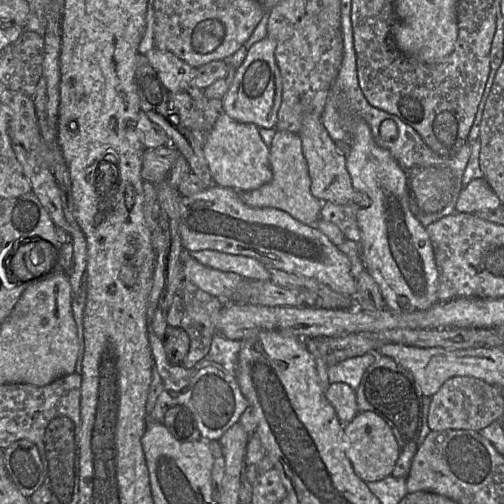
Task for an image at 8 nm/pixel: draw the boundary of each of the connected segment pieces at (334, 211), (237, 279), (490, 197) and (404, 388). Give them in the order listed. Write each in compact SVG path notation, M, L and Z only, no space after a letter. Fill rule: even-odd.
M322 203L320 218L335 224L342 231L346 240L360 242L361 233L357 222L357 210L362 207L355 204Z
M189 252L184 253L183 270L185 280L223 300L229 300L244 280L236 273L223 272L199 263Z
M485 179L472 180L465 189L462 189L457 203L458 213L477 213L490 211L501 206L501 201L491 189Z
M379 355L363 374L356 390L358 412L371 411L382 417L391 428L399 447L399 457L392 471L394 477L407 477L419 444L422 428L423 394L412 374L392 358Z

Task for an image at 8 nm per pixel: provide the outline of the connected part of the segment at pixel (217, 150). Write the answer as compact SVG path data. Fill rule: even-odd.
M222 113L203 143L213 183L236 191L250 191L260 188L272 179L269 147L263 142L258 127L240 123Z

